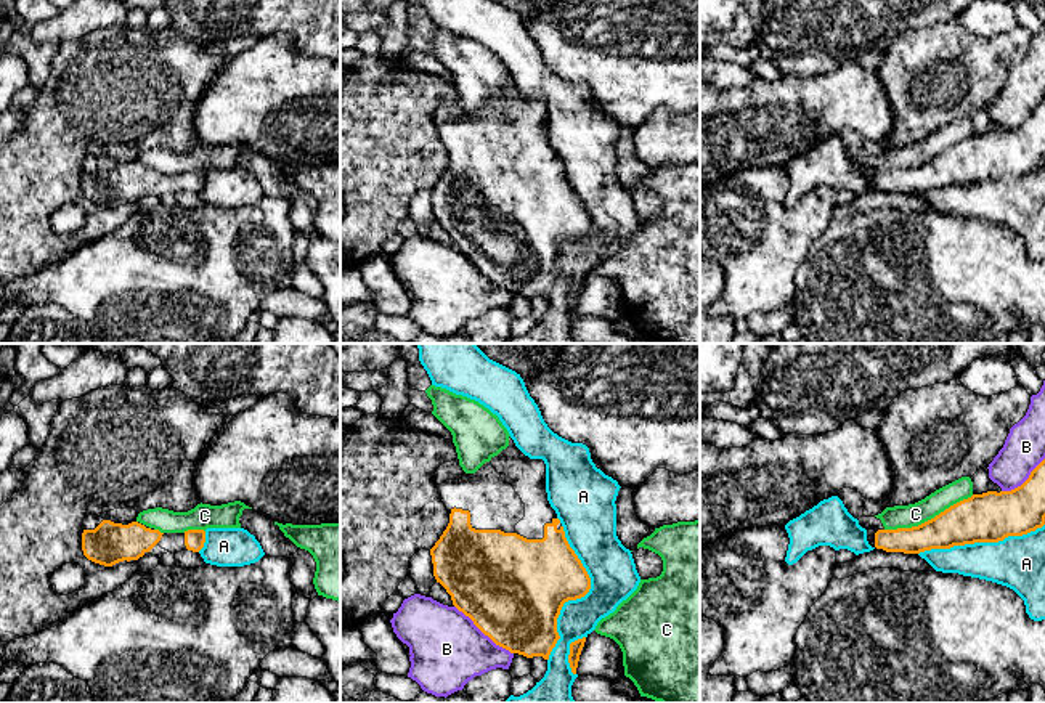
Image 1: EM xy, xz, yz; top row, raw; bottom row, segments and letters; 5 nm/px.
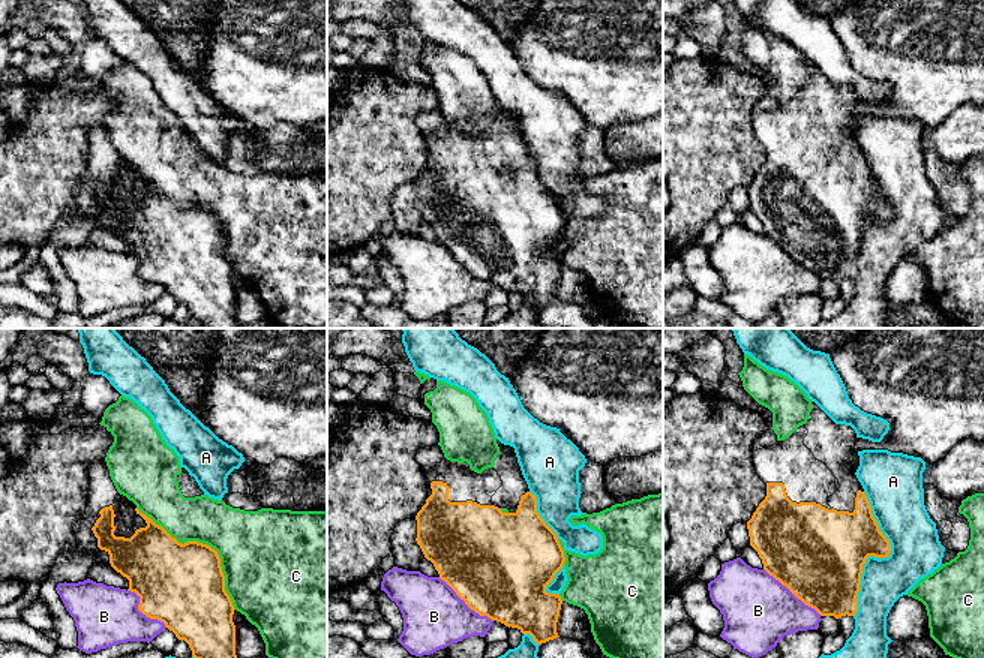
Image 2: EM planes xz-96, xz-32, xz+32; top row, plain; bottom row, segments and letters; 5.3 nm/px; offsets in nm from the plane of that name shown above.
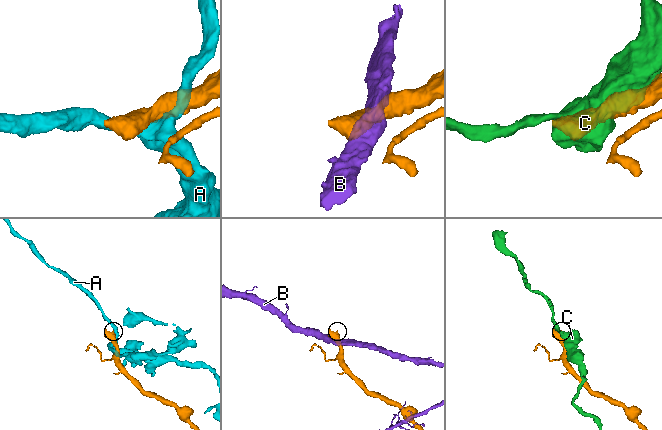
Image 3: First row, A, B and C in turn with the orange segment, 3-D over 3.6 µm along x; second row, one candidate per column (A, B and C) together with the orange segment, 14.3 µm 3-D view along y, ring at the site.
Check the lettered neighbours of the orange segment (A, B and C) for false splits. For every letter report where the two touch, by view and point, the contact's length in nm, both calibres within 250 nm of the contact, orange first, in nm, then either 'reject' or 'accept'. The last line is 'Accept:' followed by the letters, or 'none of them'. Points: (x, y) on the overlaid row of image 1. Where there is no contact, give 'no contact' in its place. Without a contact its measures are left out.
A: xz (580, 597) | 700 nm | 380/240 nm | reject
B: xz (483, 633) | 380 nm | 500/380 nm | reject
C: yz (928, 520) | 480 nm | 240/110 nm | reject
Accept: none of them

